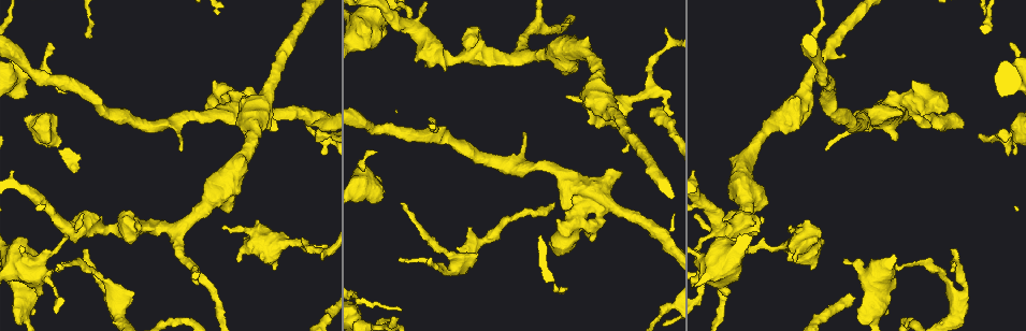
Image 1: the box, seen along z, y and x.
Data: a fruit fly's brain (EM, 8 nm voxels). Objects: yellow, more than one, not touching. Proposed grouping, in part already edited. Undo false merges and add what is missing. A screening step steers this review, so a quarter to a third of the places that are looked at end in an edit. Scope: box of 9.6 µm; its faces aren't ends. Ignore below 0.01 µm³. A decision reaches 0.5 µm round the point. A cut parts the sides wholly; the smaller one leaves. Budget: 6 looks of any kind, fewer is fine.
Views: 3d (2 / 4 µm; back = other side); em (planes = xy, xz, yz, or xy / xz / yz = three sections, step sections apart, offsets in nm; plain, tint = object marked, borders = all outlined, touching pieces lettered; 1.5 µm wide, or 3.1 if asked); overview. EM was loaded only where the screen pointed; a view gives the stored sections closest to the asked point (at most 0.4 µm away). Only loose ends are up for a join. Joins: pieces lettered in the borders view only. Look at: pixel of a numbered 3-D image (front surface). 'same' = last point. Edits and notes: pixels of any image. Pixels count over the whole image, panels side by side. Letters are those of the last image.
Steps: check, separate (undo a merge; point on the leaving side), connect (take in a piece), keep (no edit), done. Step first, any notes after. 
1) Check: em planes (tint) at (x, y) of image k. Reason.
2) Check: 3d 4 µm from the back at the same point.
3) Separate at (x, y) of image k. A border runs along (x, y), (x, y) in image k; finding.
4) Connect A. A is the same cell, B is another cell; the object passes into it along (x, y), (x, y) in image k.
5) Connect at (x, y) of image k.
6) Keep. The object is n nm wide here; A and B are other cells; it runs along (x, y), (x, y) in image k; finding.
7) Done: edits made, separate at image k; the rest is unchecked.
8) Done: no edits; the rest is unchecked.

Check: em planes (borders) at (844, 258) of image 1. An open end.

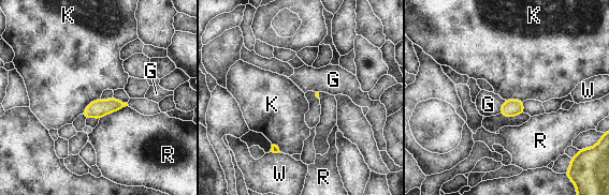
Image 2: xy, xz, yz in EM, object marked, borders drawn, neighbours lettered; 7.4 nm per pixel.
Keep. G, K, R and W are other cells; a border runs along (100, 98), (92, 101), (82, 114) in image 2; none of them fits.

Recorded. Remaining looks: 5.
Check: 3d 4 µm at (66, 230) of image 1. Small branch off a trunk.

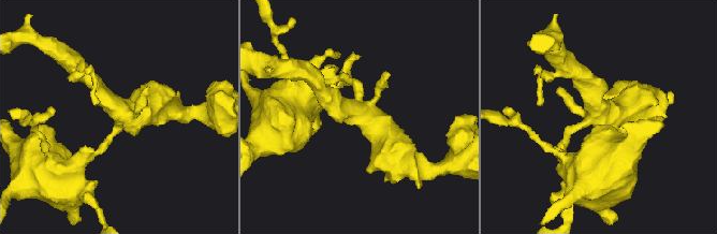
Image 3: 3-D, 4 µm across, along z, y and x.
Check: em xz step 8 (tint) at (119, 117) of image 3.

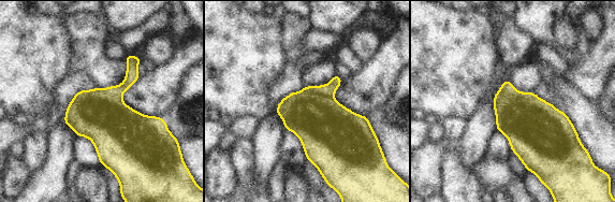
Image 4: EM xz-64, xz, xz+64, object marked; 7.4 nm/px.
Check: em planes (borders) at the same point. Another direction.

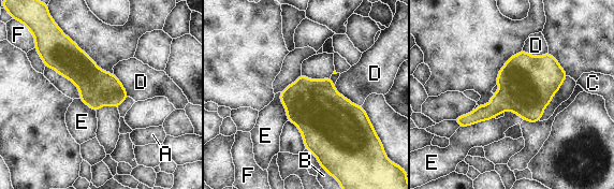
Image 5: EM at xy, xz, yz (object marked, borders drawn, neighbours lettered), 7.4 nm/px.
Separate at (100, 102) of image 5. The object is 280 nm wide here; A, B, C, D, E and F are other cells; two cells meet here.

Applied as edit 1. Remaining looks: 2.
Done: edits made, separate at image 5; the rest is unchecked.

